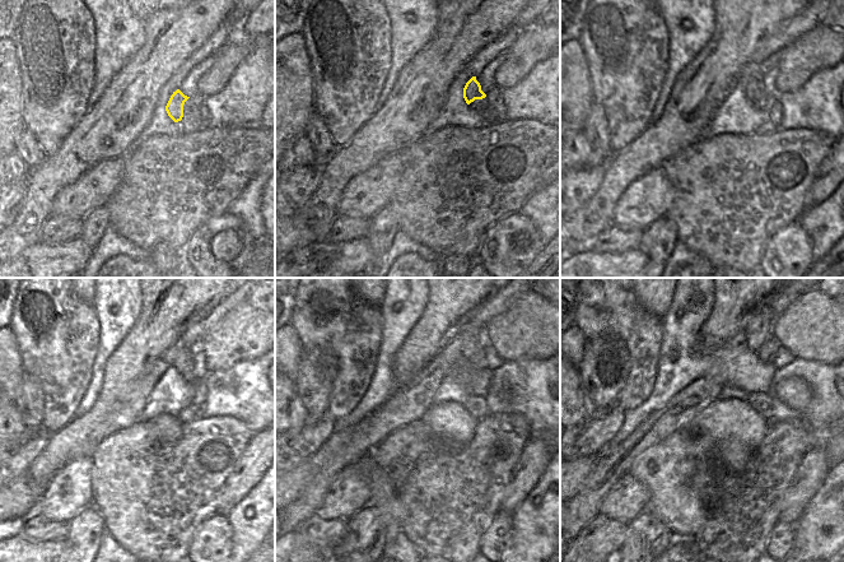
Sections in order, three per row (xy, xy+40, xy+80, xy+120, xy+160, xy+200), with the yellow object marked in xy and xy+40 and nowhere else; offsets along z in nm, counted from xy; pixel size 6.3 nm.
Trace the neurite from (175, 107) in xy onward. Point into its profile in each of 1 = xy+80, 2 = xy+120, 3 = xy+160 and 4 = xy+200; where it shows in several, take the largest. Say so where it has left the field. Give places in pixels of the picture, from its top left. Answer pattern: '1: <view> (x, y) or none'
1: xy+80 (750, 77)
2: xy+120 (180, 357)
3: xy+160 (474, 338)
4: xy+200 (758, 323)

